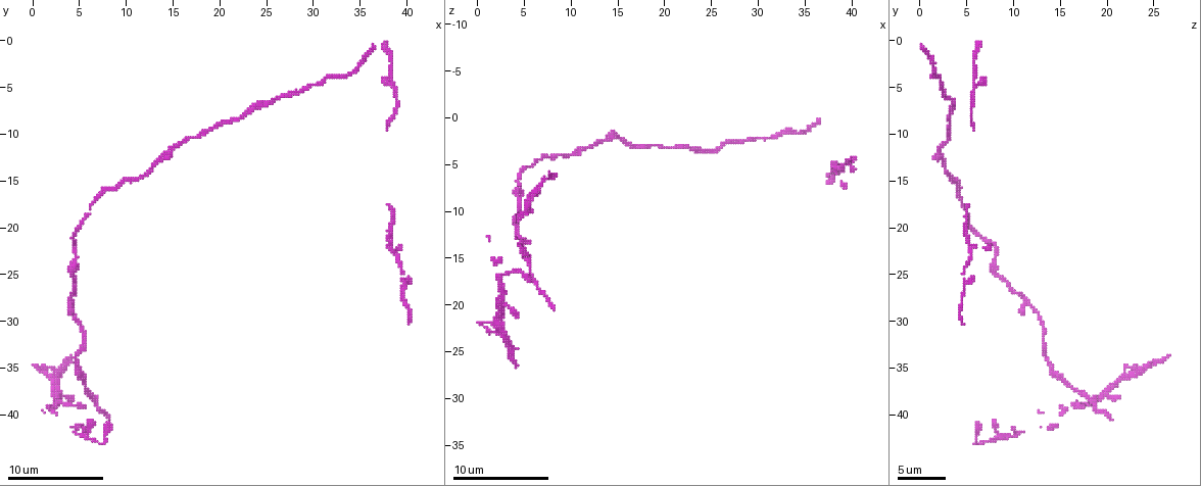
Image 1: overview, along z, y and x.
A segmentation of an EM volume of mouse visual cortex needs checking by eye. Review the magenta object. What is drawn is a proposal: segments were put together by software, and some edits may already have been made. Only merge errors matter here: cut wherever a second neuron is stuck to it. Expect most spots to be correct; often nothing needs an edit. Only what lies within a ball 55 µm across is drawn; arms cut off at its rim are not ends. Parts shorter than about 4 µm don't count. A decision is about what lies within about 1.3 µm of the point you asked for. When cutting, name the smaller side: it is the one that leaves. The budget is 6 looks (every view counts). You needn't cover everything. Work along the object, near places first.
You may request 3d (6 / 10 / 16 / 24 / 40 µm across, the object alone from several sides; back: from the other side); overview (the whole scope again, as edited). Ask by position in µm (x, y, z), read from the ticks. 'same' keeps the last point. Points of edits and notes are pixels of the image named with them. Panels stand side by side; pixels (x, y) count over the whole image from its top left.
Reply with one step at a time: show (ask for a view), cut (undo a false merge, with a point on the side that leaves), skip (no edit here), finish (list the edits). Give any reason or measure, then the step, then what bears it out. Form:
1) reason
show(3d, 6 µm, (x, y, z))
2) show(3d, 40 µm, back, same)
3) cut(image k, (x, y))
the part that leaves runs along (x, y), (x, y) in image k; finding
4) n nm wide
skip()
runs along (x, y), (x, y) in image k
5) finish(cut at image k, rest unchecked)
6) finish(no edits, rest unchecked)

thick turns thin
show(3d, 16 µm, (13.4, 12.8, 2.4))

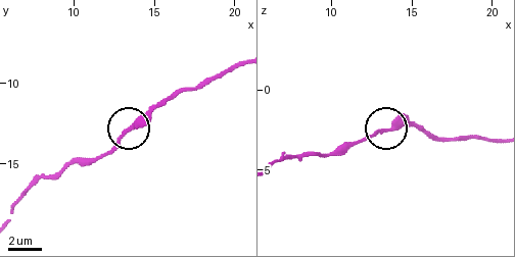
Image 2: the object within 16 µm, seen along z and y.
other side
show(3d, 16 µm, back, (13.3, 12.9, 2.5))

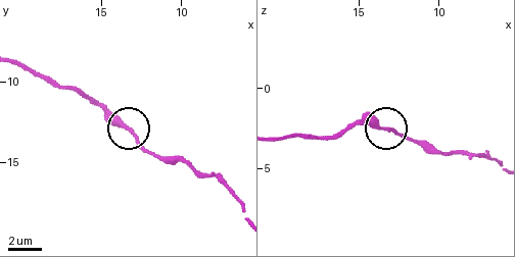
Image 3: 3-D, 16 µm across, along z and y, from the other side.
skip()
runs along (108, 109), (159, 160) in image 3; continuous, no second neuron

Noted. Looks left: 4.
thick turns thin
show(3d, 16 µm, (9.8, 15.2, 4.0))

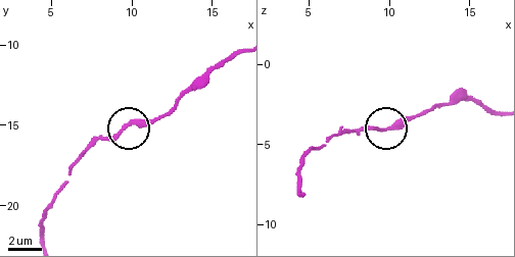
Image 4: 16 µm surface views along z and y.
skip()
runs along (204, 72), (165, 112), (102, 138), (83, 156) in image 4; all the same neuron

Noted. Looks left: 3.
show(3d, 6 µm, (5.0, 35.2, 13.8))

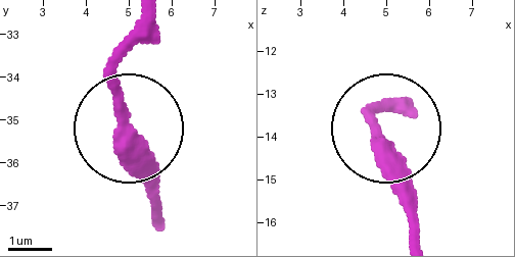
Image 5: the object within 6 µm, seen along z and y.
show(3d, 6 µm, back, (4.90, 35.00, 14.10))

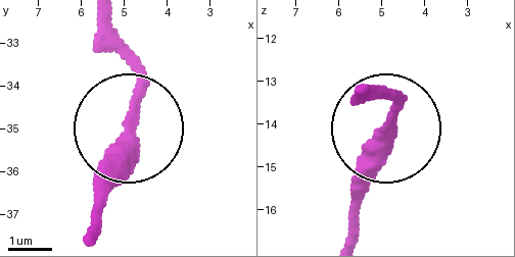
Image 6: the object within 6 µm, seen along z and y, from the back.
300 nm wide
skip()
runs along (366, 89), (399, 114), (355, 227) in image 6; all the same neuron

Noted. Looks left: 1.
finish(no edits, rest unchecked)

